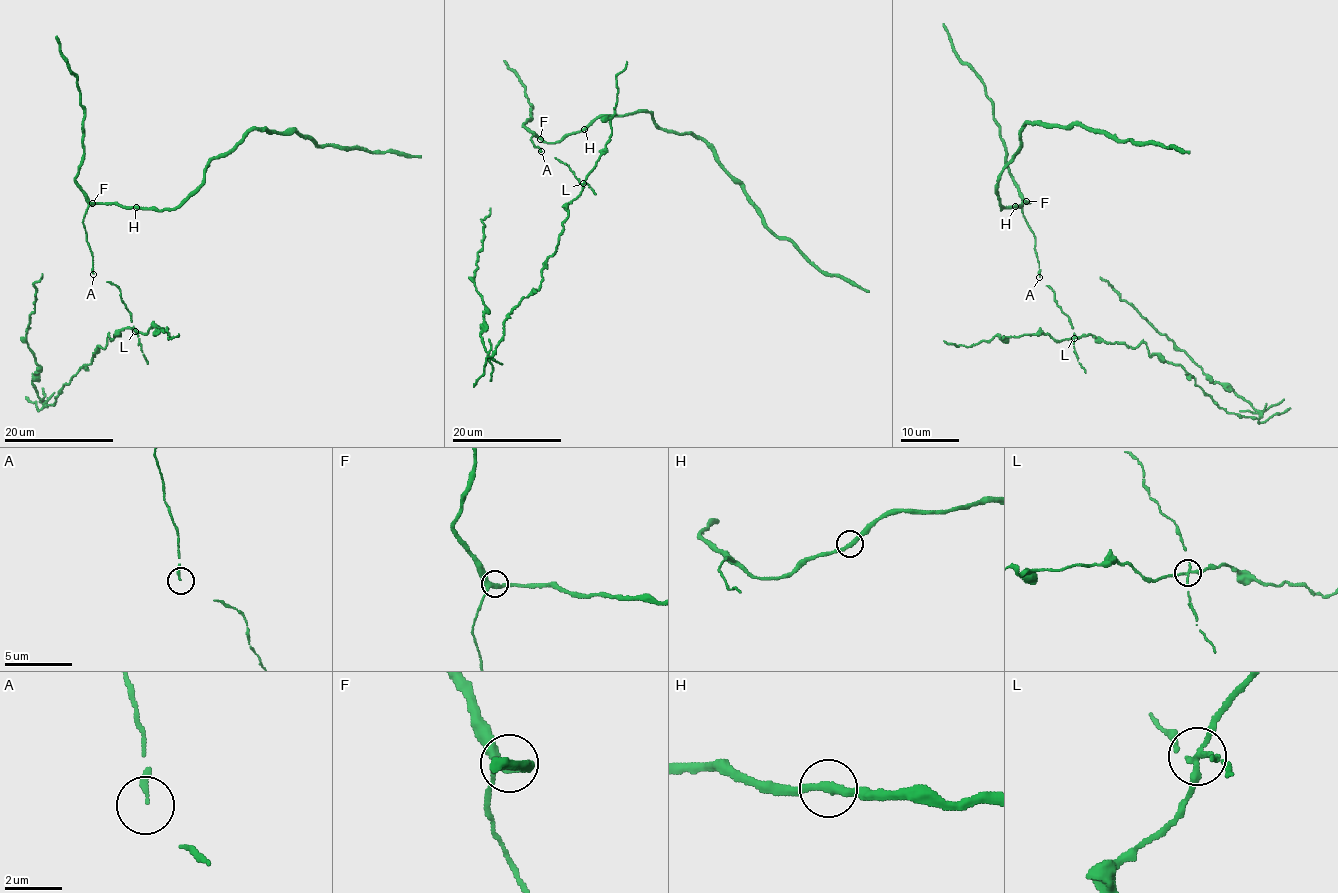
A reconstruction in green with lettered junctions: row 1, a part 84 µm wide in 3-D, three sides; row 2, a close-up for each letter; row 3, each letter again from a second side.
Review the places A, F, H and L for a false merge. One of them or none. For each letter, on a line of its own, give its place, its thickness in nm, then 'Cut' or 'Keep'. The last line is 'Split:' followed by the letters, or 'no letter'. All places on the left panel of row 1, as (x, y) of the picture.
A: Place: (93, 274). Thickness 190 nm. Keep
F: Place: (92, 203). Thickness 280 nm. Keep
H: Place: (136, 207). Thickness 300 nm. Keep
L: Place: (135, 331). Thickness 200 nm. Cut
Split: L

